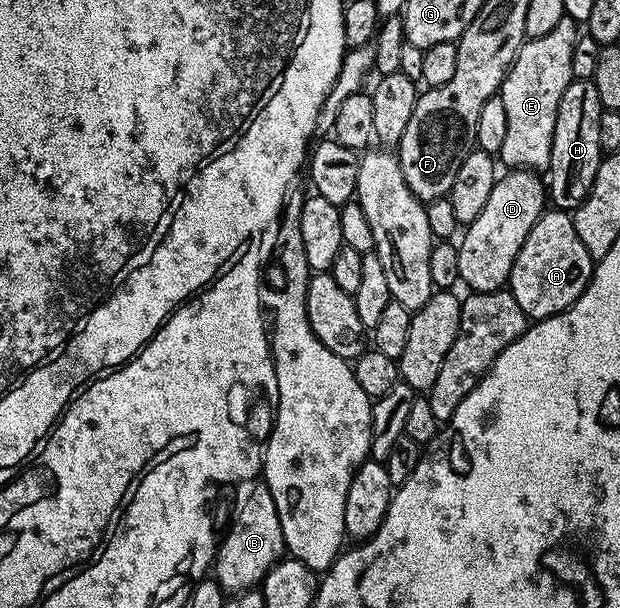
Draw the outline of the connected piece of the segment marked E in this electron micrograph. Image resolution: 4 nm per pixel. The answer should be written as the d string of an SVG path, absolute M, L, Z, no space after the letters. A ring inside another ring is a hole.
M570 16L560 18L548 34L529 38L518 48L510 69L502 80L500 95L508 117L508 131L504 146L497 155L510 170L546 170L552 158L552 138L556 130L556 114L560 110L560 98L574 79L572 74L572 50L580 35L579 21Z

